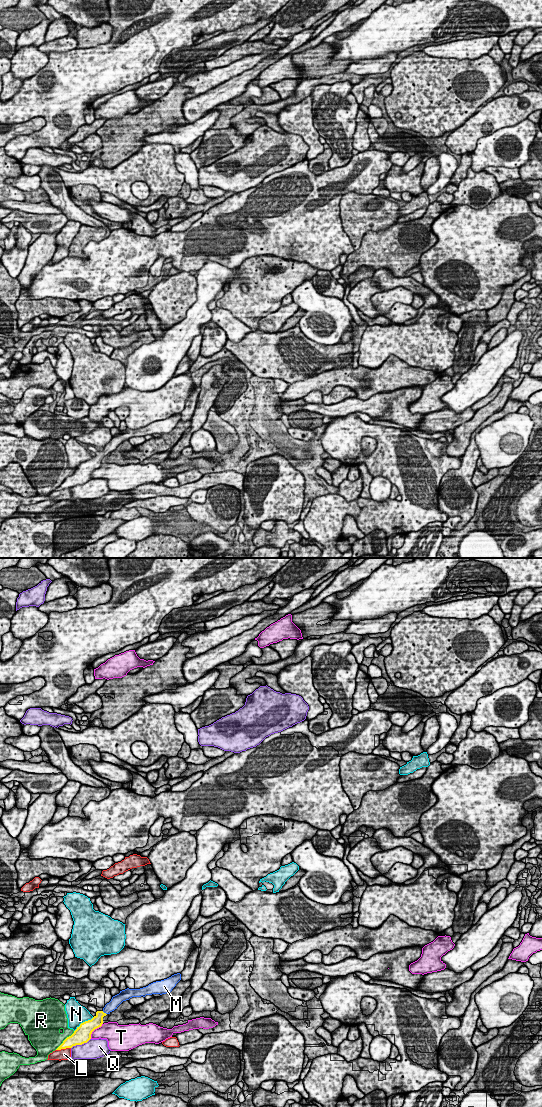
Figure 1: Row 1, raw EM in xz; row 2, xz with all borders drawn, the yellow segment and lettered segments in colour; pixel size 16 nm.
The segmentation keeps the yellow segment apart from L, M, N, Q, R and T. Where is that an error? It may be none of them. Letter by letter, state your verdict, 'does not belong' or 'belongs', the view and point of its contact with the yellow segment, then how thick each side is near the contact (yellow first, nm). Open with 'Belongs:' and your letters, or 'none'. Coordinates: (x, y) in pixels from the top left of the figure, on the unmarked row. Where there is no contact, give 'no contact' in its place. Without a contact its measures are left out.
Belongs: M
L: does not belong; contact xz (63, 488); calibres 190 and 190 nm
M: belongs; contact xz (103, 452); calibres 190 and 160 nm
N: does not belong; contact xz (83, 462); calibres 280 and 320 nm
Q: does not belong; contact xz (80, 484); calibres 280 and 320 nm
R: does not belong; contact xz (64, 480); calibres 240 and 400 nm
T: does not belong; contact xz (94, 469); calibres 280 and 280 nm

